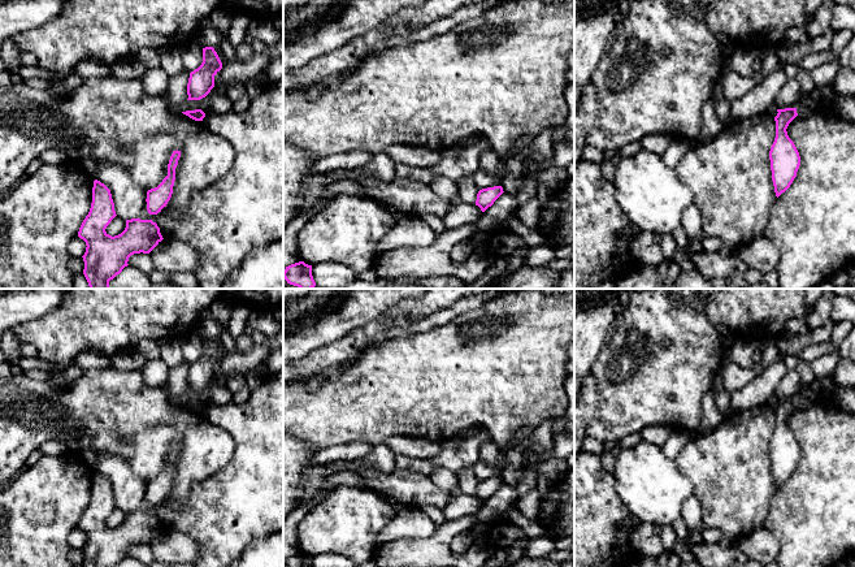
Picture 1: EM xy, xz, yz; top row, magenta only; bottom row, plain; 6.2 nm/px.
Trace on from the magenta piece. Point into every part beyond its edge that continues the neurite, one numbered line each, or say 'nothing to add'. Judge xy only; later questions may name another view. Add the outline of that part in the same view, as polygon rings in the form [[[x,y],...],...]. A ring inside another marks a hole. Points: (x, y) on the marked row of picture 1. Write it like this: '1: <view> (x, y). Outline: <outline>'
nothing to add

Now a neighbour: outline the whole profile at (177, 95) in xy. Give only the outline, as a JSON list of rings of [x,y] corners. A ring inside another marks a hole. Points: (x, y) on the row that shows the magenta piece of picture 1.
[[[183,70],[182,73],[169,78],[169,87],[165,96],[165,103],[170,109],[182,112],[185,103],[188,99],[187,83],[190,72]]]

